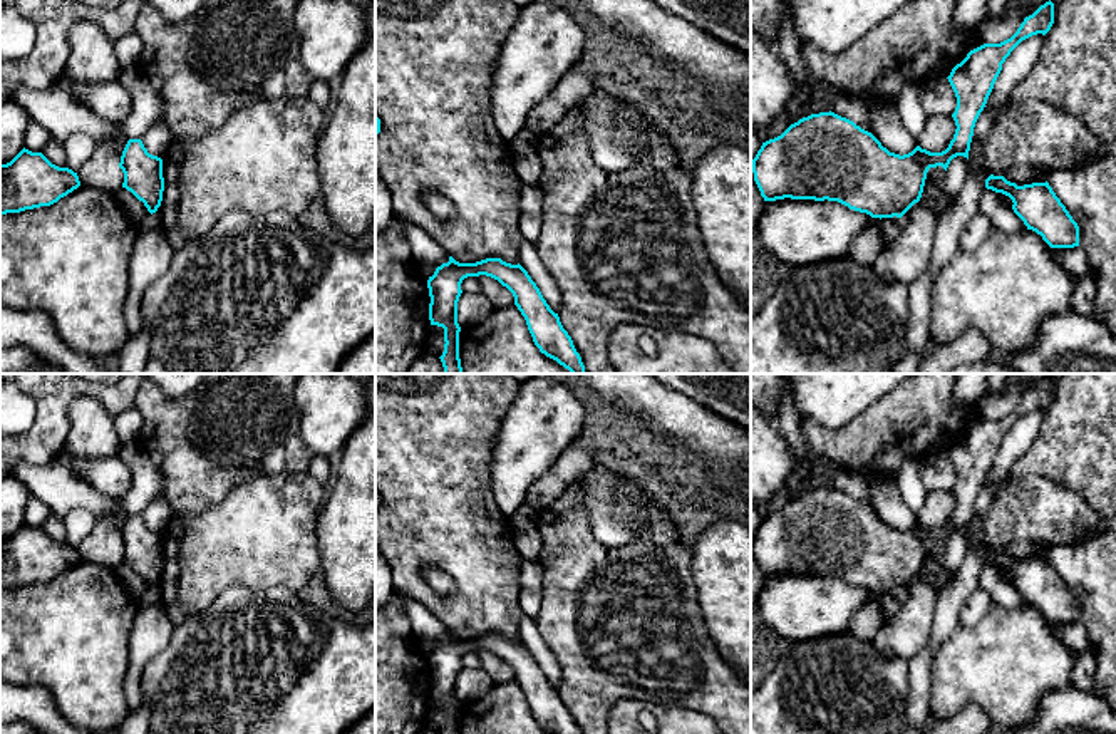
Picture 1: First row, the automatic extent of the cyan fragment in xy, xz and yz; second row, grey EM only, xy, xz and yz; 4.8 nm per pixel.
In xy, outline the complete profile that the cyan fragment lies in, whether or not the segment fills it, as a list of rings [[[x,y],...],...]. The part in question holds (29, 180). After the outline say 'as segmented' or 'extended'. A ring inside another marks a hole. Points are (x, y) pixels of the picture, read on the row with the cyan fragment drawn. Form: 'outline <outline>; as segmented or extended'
outline [[[22,149],[10,163],[0,164],[0,215],[50,206],[80,186],[77,173],[52,164],[42,152]]]; as segmented

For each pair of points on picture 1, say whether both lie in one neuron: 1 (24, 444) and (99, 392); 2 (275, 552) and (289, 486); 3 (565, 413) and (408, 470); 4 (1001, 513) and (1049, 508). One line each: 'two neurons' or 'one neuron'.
1: one neuron
2: one neuron
3: two neurons
4: one neuron

